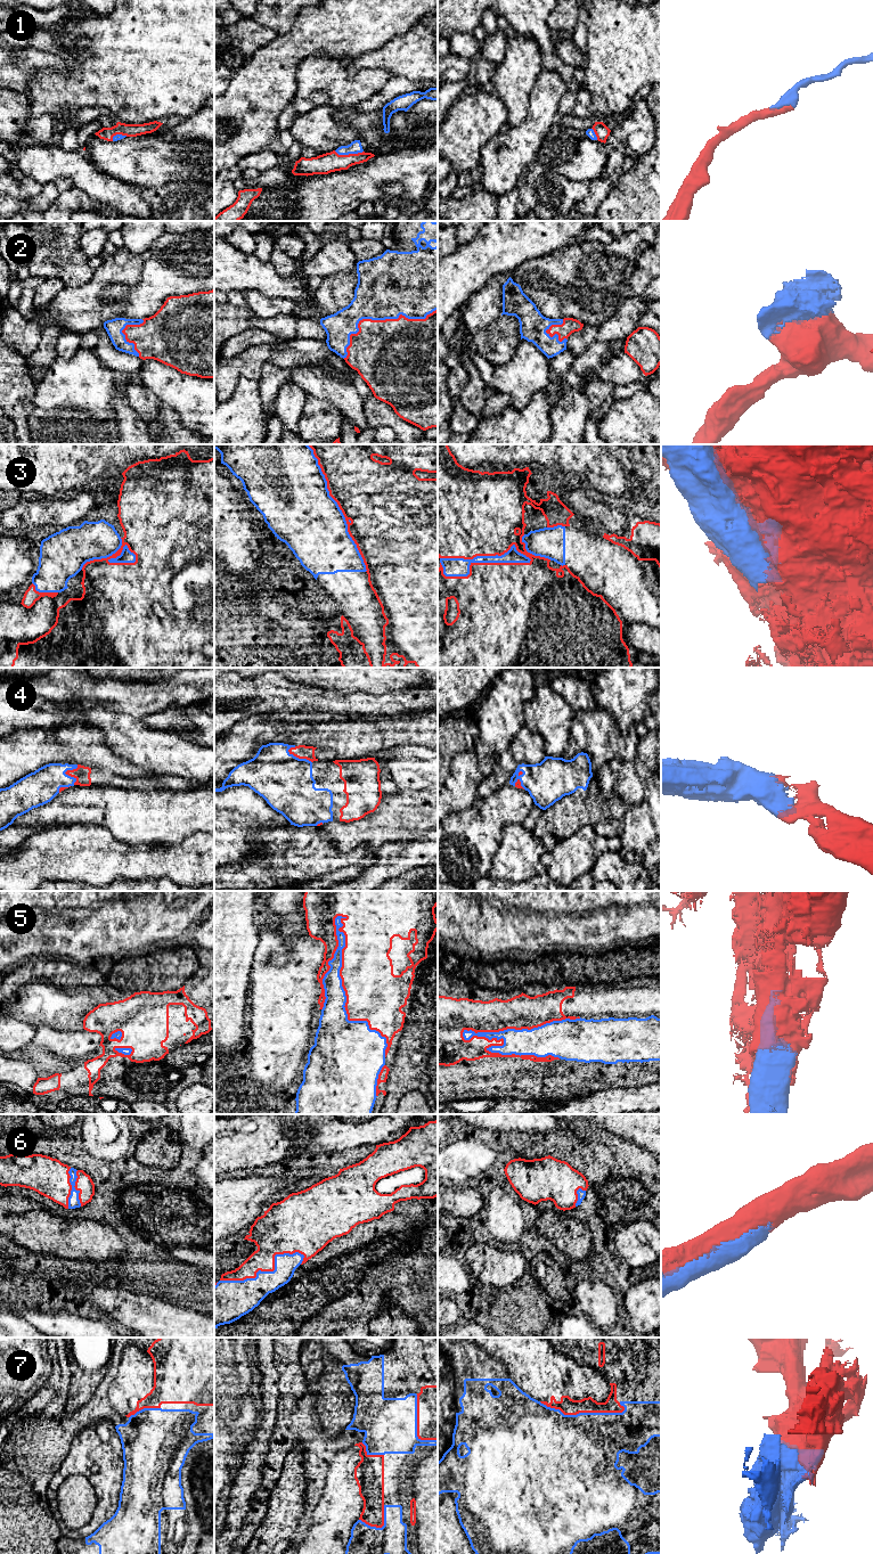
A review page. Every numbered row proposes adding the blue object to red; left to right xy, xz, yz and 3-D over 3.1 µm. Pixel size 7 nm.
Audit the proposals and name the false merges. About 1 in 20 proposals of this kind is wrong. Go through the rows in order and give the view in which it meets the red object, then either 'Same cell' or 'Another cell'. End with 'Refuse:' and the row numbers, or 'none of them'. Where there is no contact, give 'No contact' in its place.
1: Touches red in xz. Same cell
2: Touches red in xz. Same cell
3: Touches red in yz. Another cell
4: Touches red in xz. Same cell
5: Touches red in xz. Same cell
6: Touches red in xz. Same cell
7: Touches red in yz. Same cell
Refuse: 3

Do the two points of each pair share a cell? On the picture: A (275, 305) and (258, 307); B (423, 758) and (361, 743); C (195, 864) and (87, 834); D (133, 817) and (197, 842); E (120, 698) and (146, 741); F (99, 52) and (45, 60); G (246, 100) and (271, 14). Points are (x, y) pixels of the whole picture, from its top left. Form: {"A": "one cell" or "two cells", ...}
{"A": "one cell", "B": "two cells", "C": "one cell", "D": "two cells", "E": "two cells", "F": "two cells", "G": "two cells"}

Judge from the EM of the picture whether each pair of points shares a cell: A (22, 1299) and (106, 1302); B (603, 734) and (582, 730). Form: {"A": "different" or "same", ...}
{"A": "different", "B": "same"}

